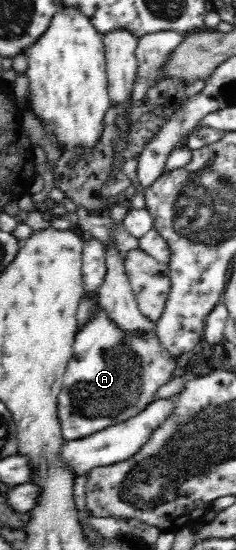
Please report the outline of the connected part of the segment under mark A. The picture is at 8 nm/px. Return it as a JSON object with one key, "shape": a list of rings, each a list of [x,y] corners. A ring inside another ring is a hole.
{"shape":[[[100,309],[98,317],[91,316],[77,331],[73,342],[72,358],[67,364],[56,404],[60,435],[66,441],[84,438],[140,414],[154,400],[158,388],[171,380],[177,371],[177,360],[160,352],[160,341],[156,340],[155,332],[140,338],[125,336],[108,320],[104,309]]]}

